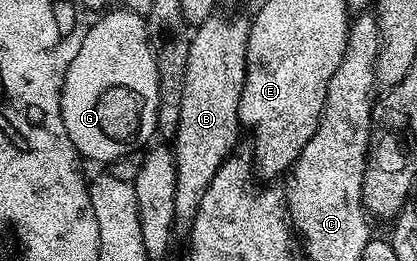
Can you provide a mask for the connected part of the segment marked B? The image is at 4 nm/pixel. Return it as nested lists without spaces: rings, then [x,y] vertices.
[[[212,16],[194,27],[189,44],[189,64],[185,64],[185,88],[181,92],[181,120],[177,124],[177,132],[173,139],[173,151],[176,164],[176,208],[174,229],[190,231],[197,216],[197,208],[201,208],[201,196],[209,184],[213,184],[213,176],[217,176],[217,168],[236,149],[235,141],[239,138],[241,123],[239,105],[241,92],[245,84],[247,71],[247,31],[248,19],[219,18]]]

